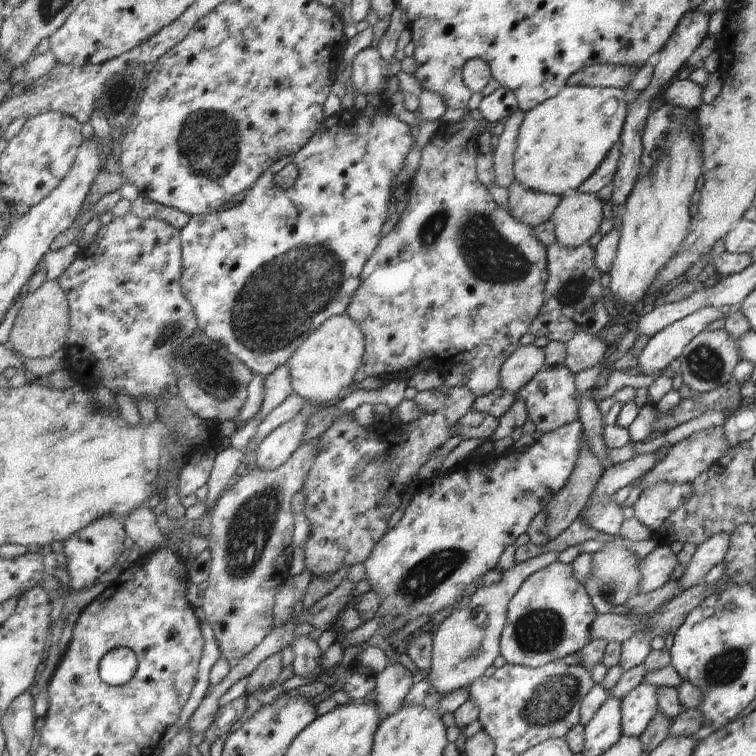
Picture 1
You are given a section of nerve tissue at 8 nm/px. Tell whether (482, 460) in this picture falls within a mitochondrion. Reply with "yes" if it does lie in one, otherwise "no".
no

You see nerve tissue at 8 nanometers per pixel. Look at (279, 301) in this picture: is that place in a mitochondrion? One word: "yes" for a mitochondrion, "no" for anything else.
yes

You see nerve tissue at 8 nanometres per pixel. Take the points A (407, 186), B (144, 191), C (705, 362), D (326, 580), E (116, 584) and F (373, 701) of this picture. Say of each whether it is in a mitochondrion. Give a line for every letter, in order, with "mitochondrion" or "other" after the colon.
A: other
B: other
C: mitochondrion
D: other
E: other
F: other

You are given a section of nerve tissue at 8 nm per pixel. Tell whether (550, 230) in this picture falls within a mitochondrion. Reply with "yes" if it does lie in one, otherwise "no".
no

